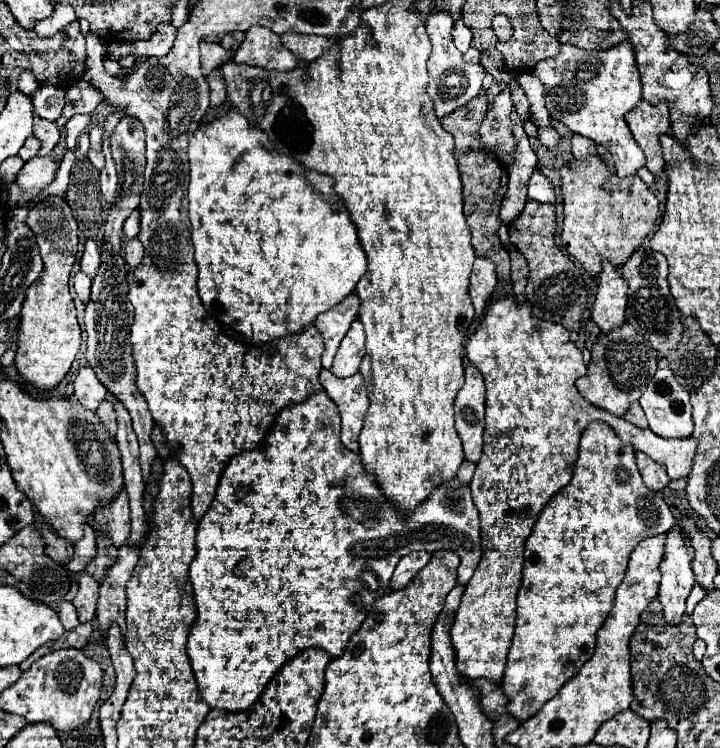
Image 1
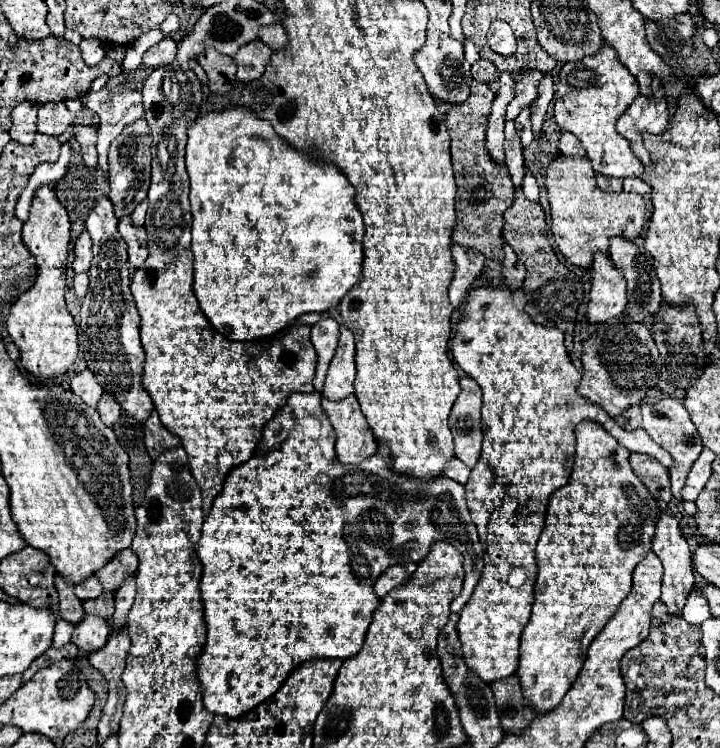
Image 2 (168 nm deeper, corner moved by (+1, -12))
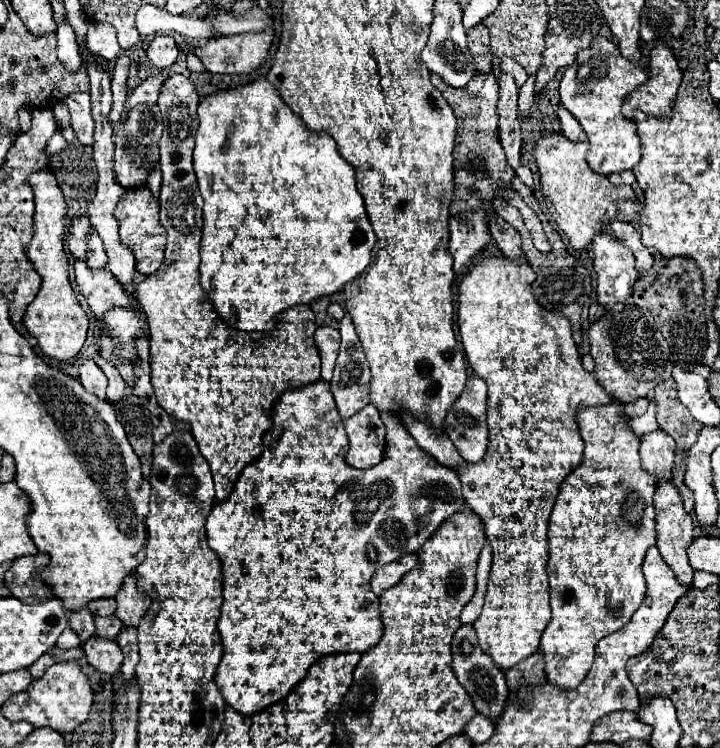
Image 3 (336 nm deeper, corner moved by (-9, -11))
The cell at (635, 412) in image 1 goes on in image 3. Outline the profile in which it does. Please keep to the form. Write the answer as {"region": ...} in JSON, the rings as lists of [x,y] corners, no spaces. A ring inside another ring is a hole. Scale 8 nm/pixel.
{"region":[[[636,399],[636,401],[628,403],[628,405],[624,405],[624,413],[628,417],[640,417],[648,409],[648,403],[650,403],[648,399]]]}

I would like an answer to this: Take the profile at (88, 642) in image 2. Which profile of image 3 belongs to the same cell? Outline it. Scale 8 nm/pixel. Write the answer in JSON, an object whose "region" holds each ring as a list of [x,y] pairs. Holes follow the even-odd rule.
{"region":[[[92,635],[84,645],[82,645],[86,659],[90,665],[94,665],[98,671],[116,675],[122,665],[122,651],[116,641],[112,639],[102,639],[98,635]]]}

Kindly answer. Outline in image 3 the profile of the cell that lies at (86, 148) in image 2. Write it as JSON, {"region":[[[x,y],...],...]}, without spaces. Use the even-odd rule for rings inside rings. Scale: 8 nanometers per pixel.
{"region":[[[72,93],[64,101],[72,115],[72,129],[82,145],[92,145],[94,139],[94,121],[92,121],[92,103],[88,93]]]}

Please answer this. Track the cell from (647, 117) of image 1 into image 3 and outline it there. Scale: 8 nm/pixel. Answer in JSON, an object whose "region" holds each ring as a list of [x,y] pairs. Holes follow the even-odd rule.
{"region":[[[658,43],[648,59],[650,67],[650,79],[632,91],[624,105],[622,113],[632,119],[634,111],[642,111],[646,115],[660,115],[668,117],[672,115],[672,107],[676,101],[676,93],[682,81],[682,71],[668,47]]]}

